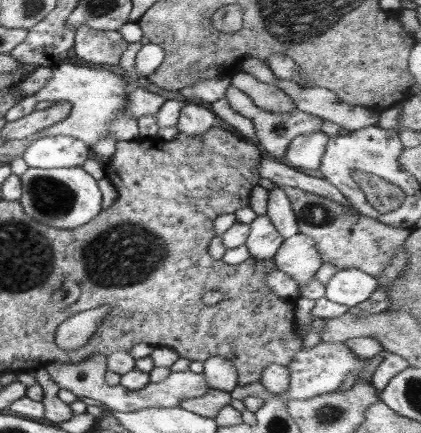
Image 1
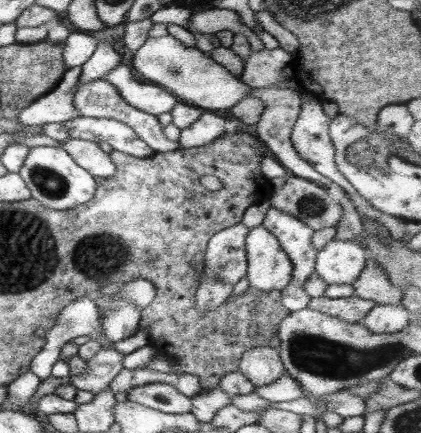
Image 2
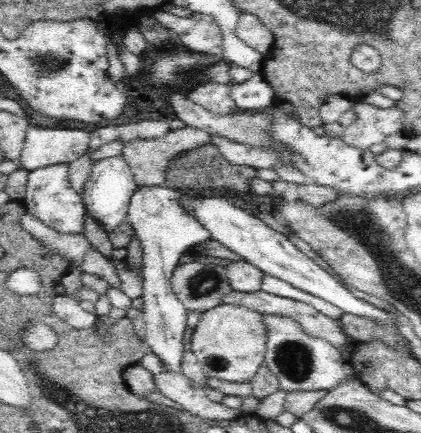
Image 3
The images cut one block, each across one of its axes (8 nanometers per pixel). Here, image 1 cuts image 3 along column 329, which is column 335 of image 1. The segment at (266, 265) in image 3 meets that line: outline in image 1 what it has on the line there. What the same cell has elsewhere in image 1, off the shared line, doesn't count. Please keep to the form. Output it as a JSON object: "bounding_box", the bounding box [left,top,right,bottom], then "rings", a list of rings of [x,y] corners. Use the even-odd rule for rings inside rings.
{"bounding_box":[325,268,376,308],"rings":[[[356,268],[338,269],[325,286],[325,297],[350,308],[370,298],[376,287],[375,276]]]}

